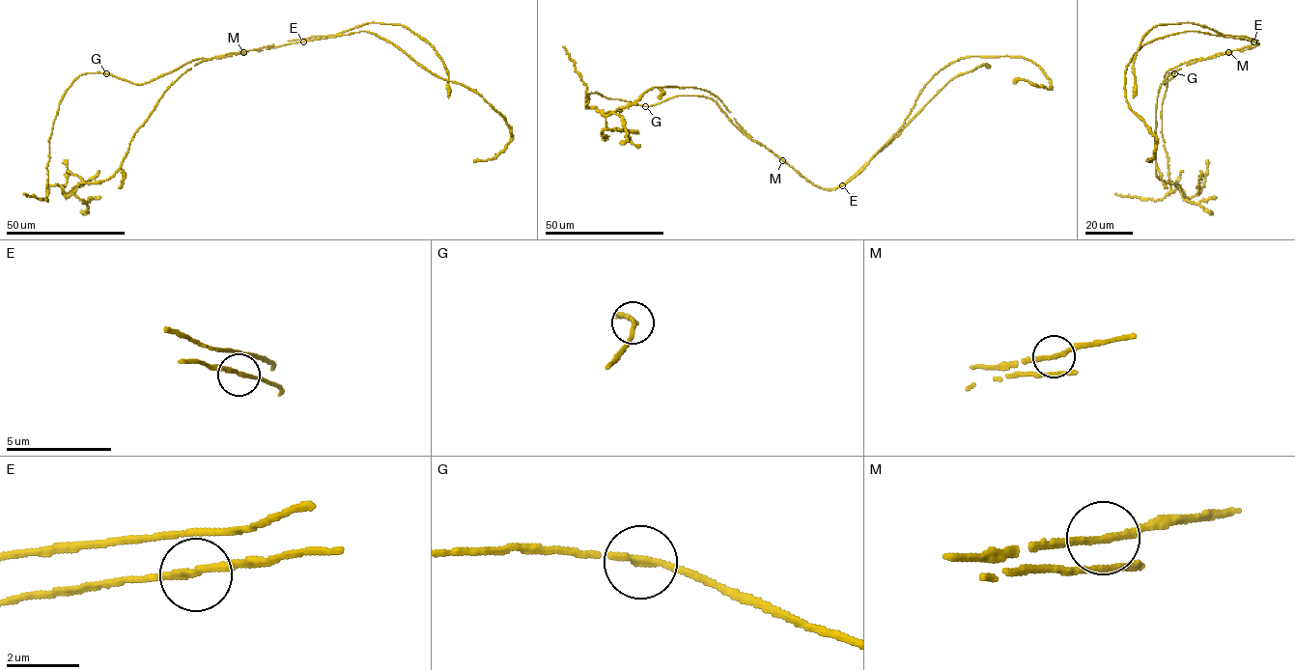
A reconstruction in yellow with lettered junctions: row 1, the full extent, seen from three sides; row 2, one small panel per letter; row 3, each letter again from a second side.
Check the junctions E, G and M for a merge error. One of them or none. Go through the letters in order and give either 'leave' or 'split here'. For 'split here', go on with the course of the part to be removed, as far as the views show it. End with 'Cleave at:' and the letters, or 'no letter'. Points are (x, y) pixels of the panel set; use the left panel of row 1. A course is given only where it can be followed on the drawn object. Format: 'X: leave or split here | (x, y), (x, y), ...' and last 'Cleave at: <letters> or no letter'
E: leave
G: leave
M: leave
Cleave at: no letter

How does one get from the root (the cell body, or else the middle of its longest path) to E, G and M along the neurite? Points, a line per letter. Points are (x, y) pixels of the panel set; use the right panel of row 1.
E: (1191, 61), (1249, 45), (1252, 47), (1258, 43), (1253, 41)
G: (1191, 61), (1169, 69), (1165, 75), (1164, 84), (1174, 73)
M: (1191, 61), (1228, 51)

